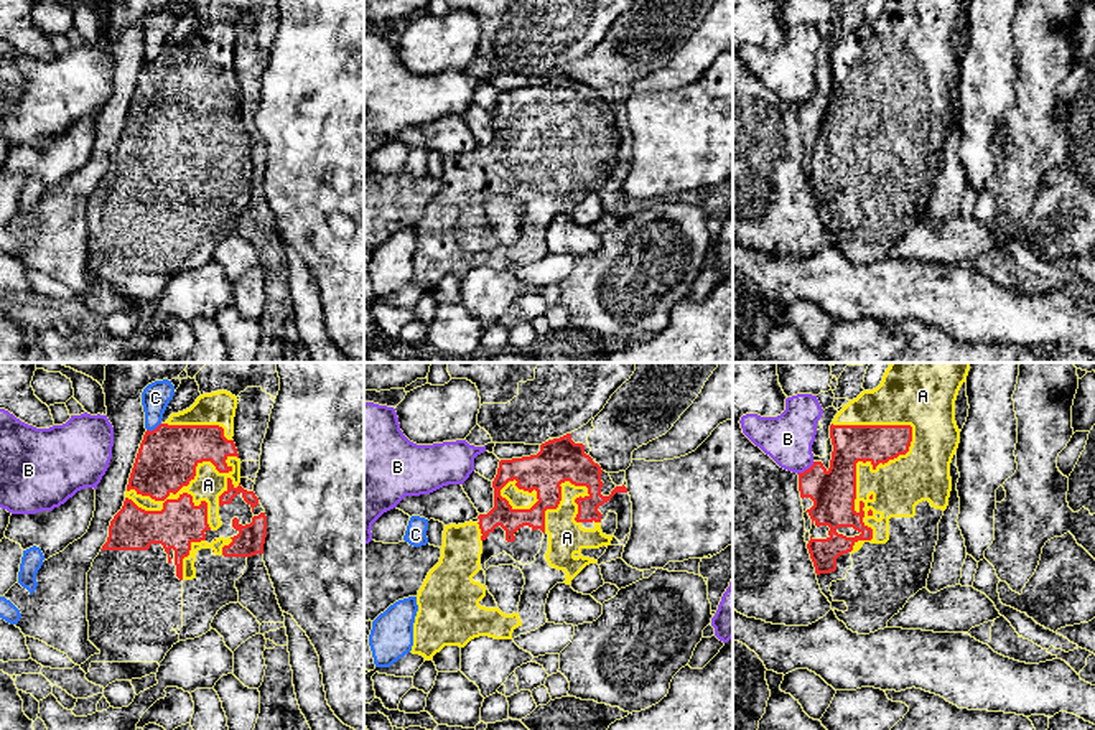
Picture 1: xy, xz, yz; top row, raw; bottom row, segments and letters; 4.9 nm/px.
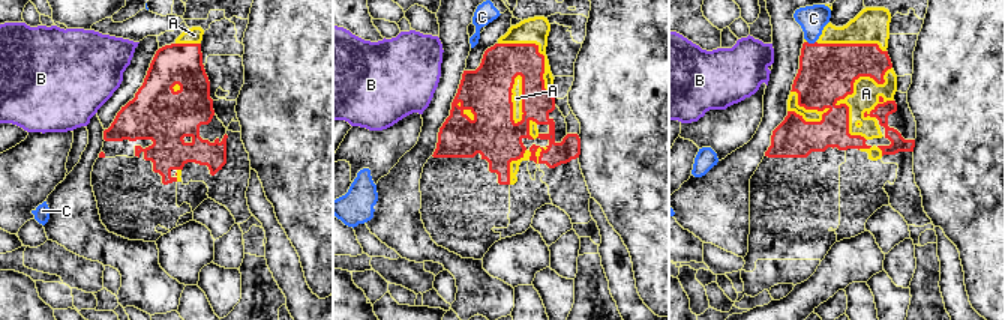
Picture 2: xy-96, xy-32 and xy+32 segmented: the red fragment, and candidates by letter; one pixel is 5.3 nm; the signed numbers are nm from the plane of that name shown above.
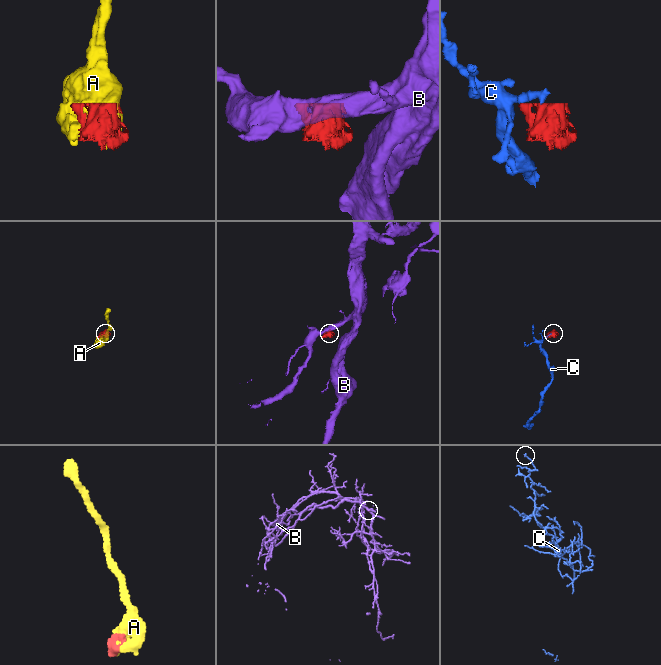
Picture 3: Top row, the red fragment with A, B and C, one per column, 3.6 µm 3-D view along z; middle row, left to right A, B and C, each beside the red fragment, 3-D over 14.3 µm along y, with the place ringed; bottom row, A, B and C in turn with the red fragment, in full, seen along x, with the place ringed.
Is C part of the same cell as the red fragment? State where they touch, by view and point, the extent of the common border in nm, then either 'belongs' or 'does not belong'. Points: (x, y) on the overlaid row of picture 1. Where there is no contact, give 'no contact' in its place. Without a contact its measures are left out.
meets red in xy at (155, 429); contact 80 nm long; does not belong

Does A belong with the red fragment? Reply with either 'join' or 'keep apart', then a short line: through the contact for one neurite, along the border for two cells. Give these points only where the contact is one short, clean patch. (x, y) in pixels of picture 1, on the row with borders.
join

